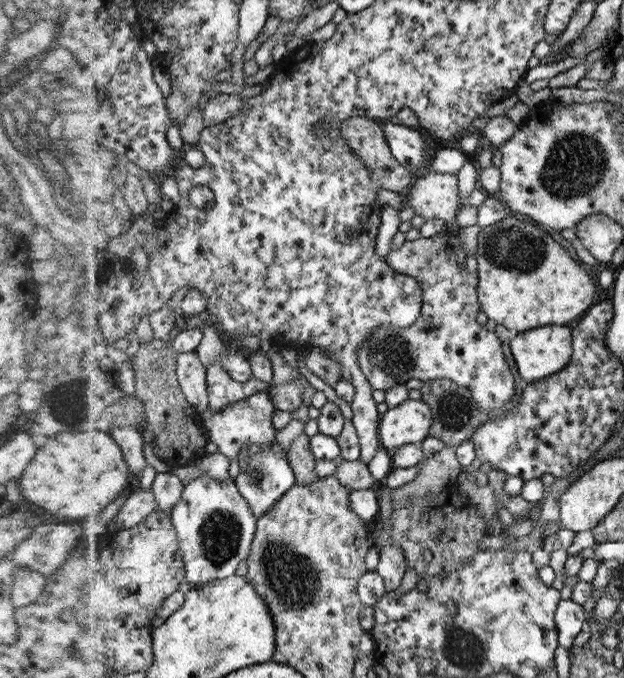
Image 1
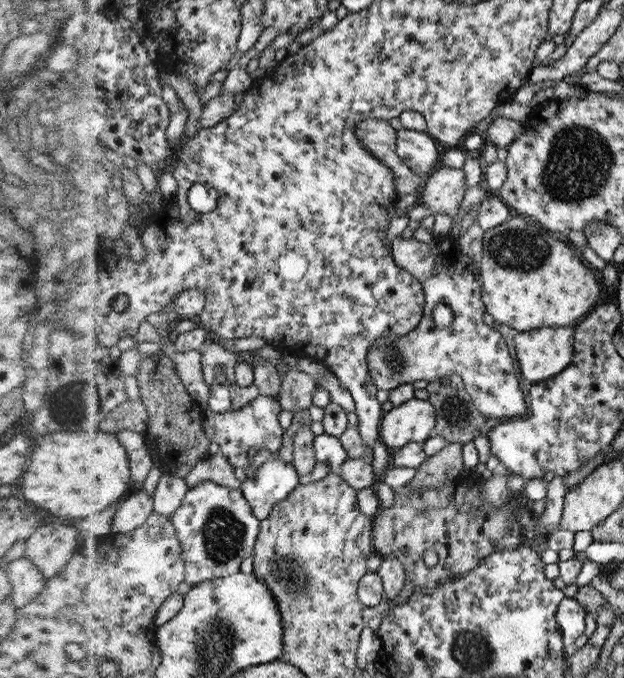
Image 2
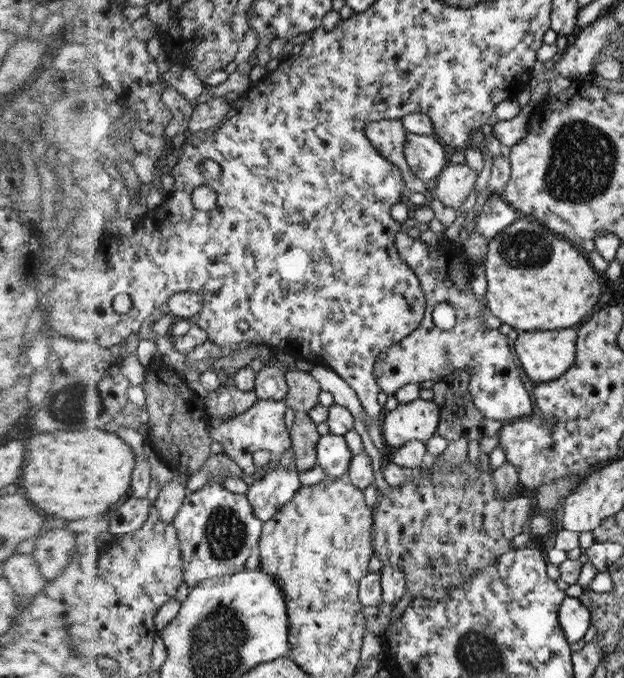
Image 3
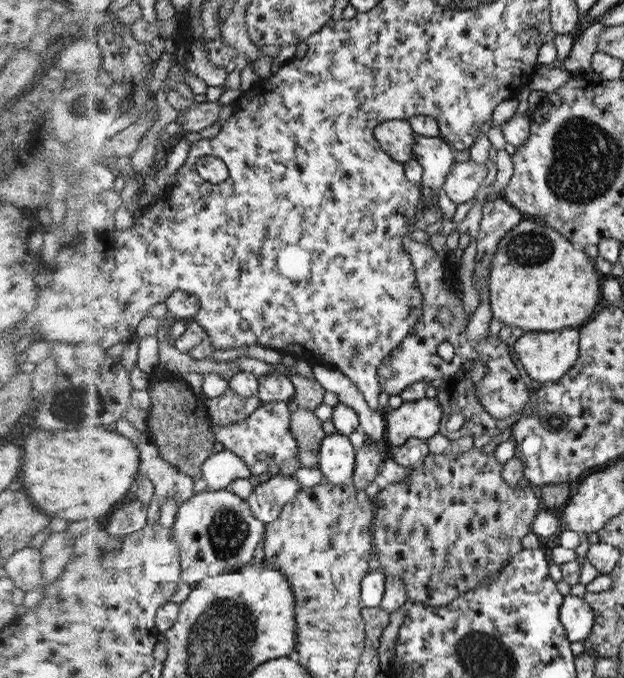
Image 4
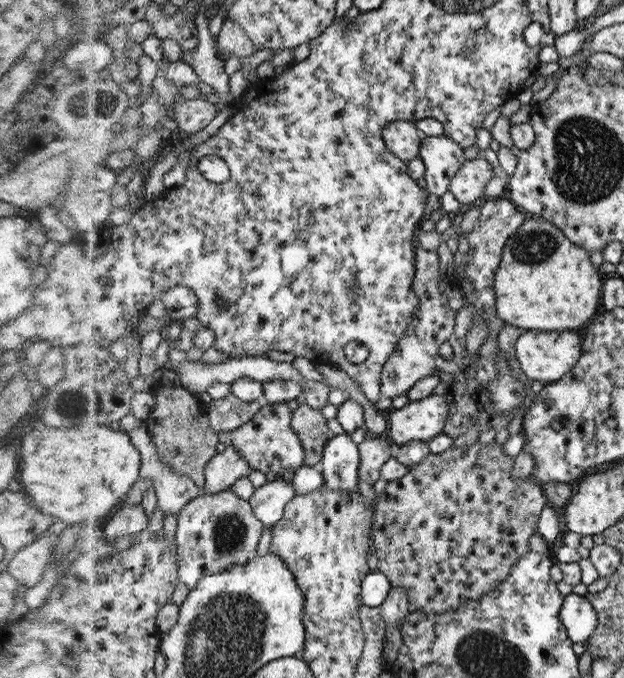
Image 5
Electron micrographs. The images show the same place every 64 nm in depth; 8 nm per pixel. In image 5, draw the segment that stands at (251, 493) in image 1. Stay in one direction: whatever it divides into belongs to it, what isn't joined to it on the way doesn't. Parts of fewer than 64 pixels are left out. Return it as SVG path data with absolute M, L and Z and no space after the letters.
M280 478L258 489L251 503L257 518L266 527L274 528L285 519L286 510L296 495L298 494L293 482Z

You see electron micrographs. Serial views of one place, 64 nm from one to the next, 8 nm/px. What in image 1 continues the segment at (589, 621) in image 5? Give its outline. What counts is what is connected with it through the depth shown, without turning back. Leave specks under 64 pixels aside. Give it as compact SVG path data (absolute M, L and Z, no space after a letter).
M572 599L561 600L556 612L556 623L562 648L572 648L574 638L582 632L584 619L584 609L581 604Z

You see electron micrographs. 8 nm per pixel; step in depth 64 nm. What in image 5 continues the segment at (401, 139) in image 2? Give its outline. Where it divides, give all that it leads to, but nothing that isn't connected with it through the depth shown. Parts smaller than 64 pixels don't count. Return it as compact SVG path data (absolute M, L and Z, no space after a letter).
M444 135L425 137L418 158L425 166L422 184L430 194L438 197L449 191L452 176L467 161L462 145Z

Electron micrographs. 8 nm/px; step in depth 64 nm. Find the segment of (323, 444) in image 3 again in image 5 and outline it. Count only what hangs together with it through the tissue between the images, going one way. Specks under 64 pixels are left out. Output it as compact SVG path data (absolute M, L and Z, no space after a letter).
M348 434L334 436L323 459L325 485L331 490L359 491L359 459L358 446Z

